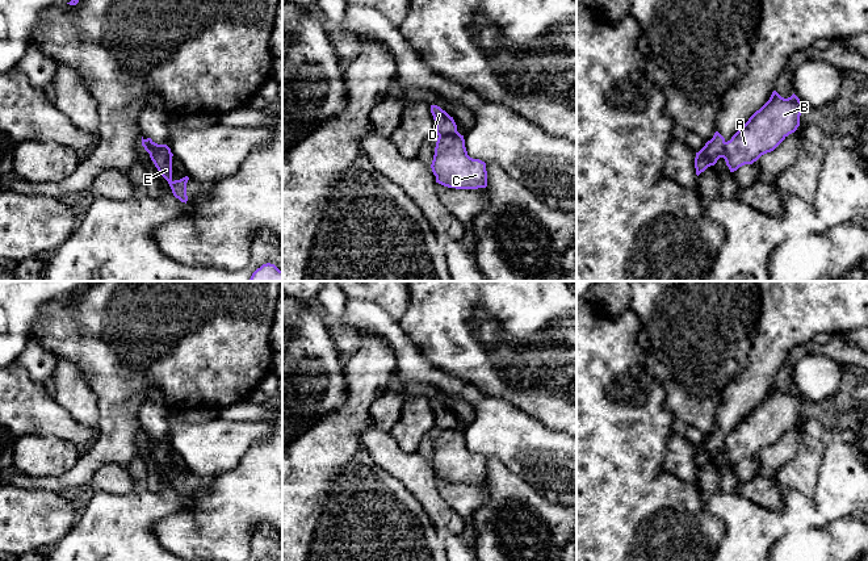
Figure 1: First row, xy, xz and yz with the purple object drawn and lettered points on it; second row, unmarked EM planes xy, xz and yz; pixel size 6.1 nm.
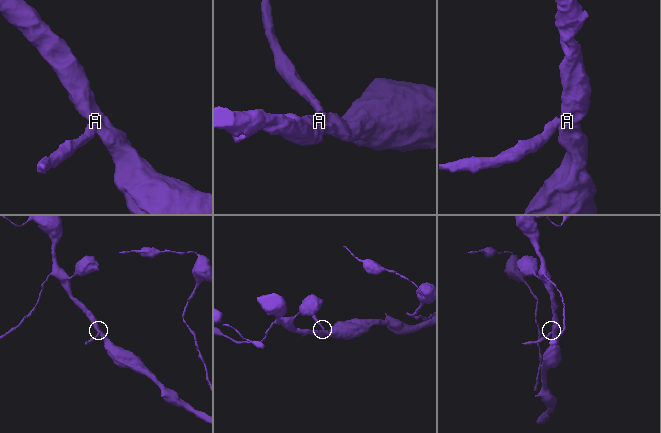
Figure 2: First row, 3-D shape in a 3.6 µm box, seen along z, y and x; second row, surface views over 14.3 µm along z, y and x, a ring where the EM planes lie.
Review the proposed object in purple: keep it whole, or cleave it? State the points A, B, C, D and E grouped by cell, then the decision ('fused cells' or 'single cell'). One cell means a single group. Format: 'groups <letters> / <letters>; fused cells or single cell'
groups A B C E / D; fused cells

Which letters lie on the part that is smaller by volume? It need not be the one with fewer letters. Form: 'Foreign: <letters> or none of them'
Foreign: D

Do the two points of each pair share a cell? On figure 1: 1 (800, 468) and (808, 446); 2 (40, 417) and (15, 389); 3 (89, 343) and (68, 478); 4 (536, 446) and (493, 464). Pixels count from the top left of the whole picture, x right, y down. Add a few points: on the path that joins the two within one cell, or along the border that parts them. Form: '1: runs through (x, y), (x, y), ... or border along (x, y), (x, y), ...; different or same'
1: runs through (805, 463), (808, 460), (808, 451); same
2: runs through (33, 410), (19, 396); same
3: runs through (112, 379), (112, 440), (104, 448); same
4: border along (486, 456), (499, 459), (512, 472), (525, 480); different

